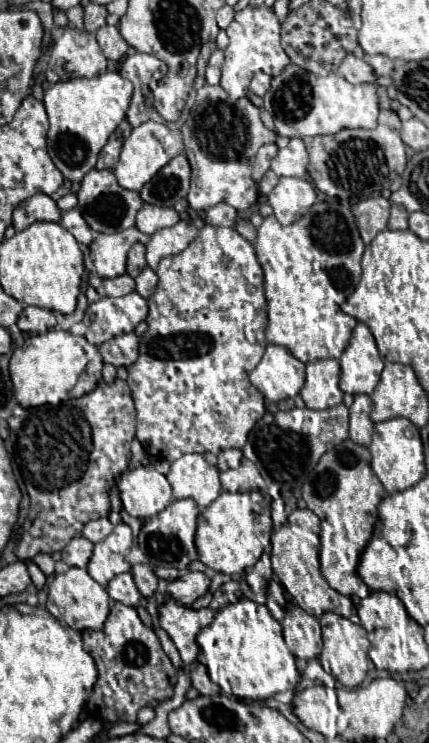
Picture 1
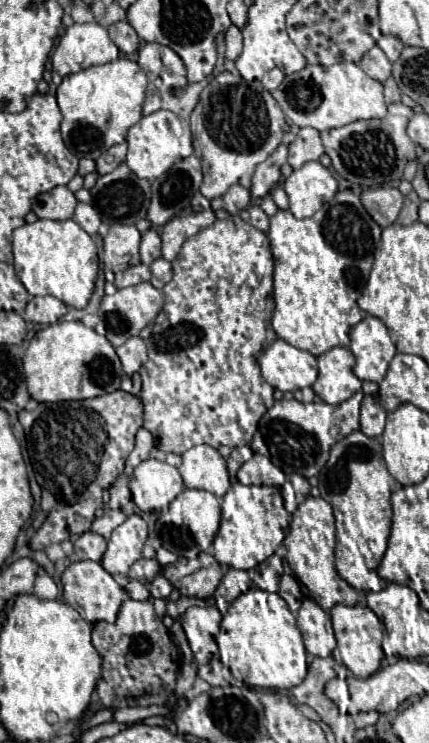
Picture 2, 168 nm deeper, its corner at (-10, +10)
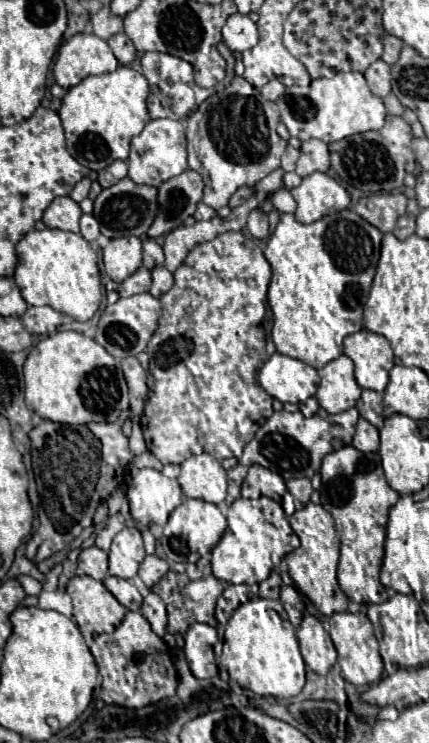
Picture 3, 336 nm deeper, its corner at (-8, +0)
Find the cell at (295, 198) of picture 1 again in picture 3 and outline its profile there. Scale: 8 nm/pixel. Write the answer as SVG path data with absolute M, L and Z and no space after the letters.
M314 172L302 178L302 184L290 192L298 204L294 216L302 224L316 222L326 214L334 214L350 206L348 192L324 172Z

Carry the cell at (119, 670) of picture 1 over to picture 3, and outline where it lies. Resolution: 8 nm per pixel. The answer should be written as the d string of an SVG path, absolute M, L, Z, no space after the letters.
M126 612L122 624L112 634L100 634L93 640L90 651L102 676L100 698L107 704L144 708L176 692L178 672L170 660L168 646L154 634L150 622L140 612Z

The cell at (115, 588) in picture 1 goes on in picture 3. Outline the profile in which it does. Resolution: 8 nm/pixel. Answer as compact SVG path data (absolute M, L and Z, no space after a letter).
M146 556L138 568L138 576L148 588L152 588L166 572L168 572L168 562L160 560L158 556Z

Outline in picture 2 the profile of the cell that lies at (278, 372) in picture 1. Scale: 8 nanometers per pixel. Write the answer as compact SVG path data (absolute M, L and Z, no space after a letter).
M280 338L262 354L260 368L264 380L280 392L296 392L311 387L318 376L316 358Z

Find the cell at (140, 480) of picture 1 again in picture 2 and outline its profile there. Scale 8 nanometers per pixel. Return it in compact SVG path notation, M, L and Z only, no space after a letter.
M154 458L140 462L130 478L132 500L144 512L166 510L182 490L184 482L180 472L174 466Z

